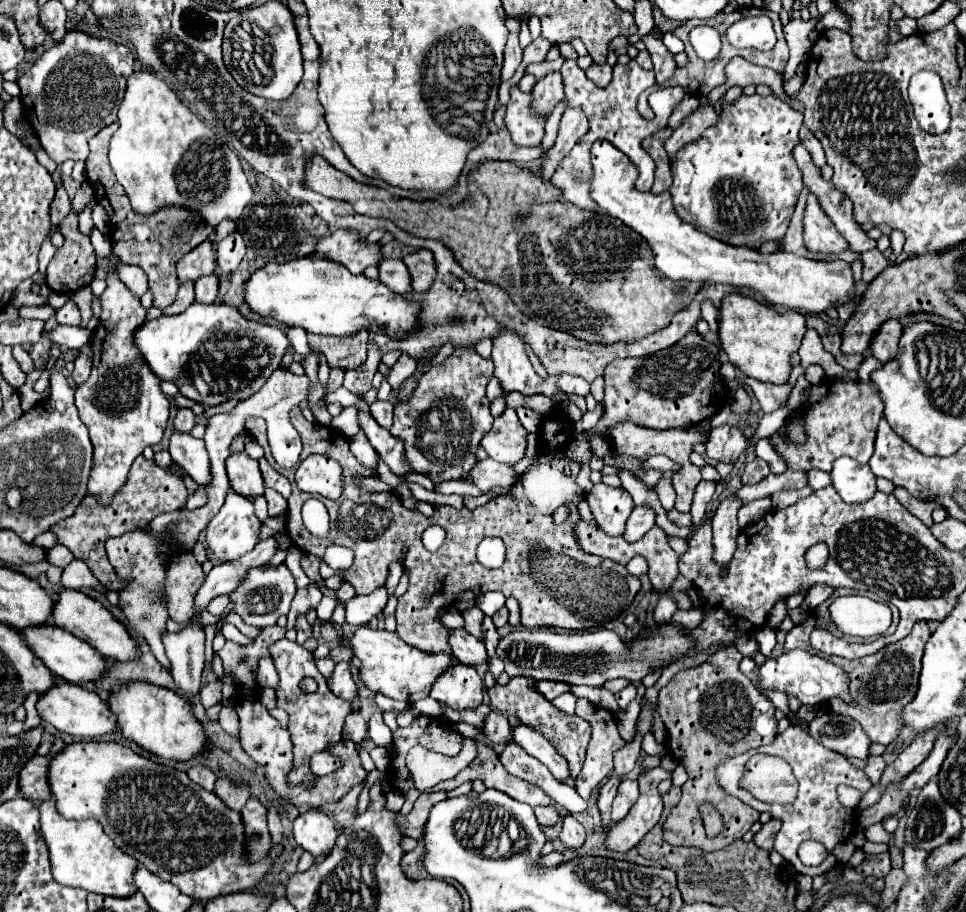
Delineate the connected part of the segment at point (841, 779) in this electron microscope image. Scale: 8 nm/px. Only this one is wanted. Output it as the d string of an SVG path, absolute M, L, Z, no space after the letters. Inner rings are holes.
M791 724L785 732L777 734L775 740L773 740L771 744L767 744L767 746L759 746L759 748L753 748L753 750L747 750L747 752L743 752L743 754L739 754L739 756L733 756L733 758L723 760L723 762L717 766L715 774L717 774L719 786L721 786L727 794L739 798L741 802L749 804L749 806L755 808L755 810L767 810L773 818L783 820L783 828L779 830L779 834L777 834L777 838L775 838L775 850L777 850L799 874L807 874L807 876L817 876L817 874L829 872L829 870L837 864L835 856L831 854L833 848L835 848L839 842L845 842L845 840L851 836L851 832L855 832L855 828L857 828L857 814L855 814L851 808L845 808L843 804L839 804L839 800L837 800L837 786L847 784L847 786L853 786L853 788L857 788L857 790L861 790L861 792L867 792L867 790L871 788L871 782L869 782L869 778L865 776L865 772L855 770L845 756L835 754L835 752L823 748L813 736L809 736L807 728L801 726L801 724ZM755 754L779 756L779 758L783 758L789 766L793 766L793 774L795 774L795 778L797 778L797 782L799 782L799 794L797 794L797 800L795 800L795 802L791 802L791 804L767 804L767 802L759 802L759 800L755 800L755 798L751 796L751 792L747 792L747 790L743 790L743 788L739 786L739 780L741 780L743 770L745 770L743 766L745 766L747 760L749 760L751 756L755 756ZM805 840L817 840L817 842L825 844L825 848L829 850L829 858L827 858L821 866L809 868L809 866L803 866L801 860L797 858L797 848L799 848L799 844L805 842Z

